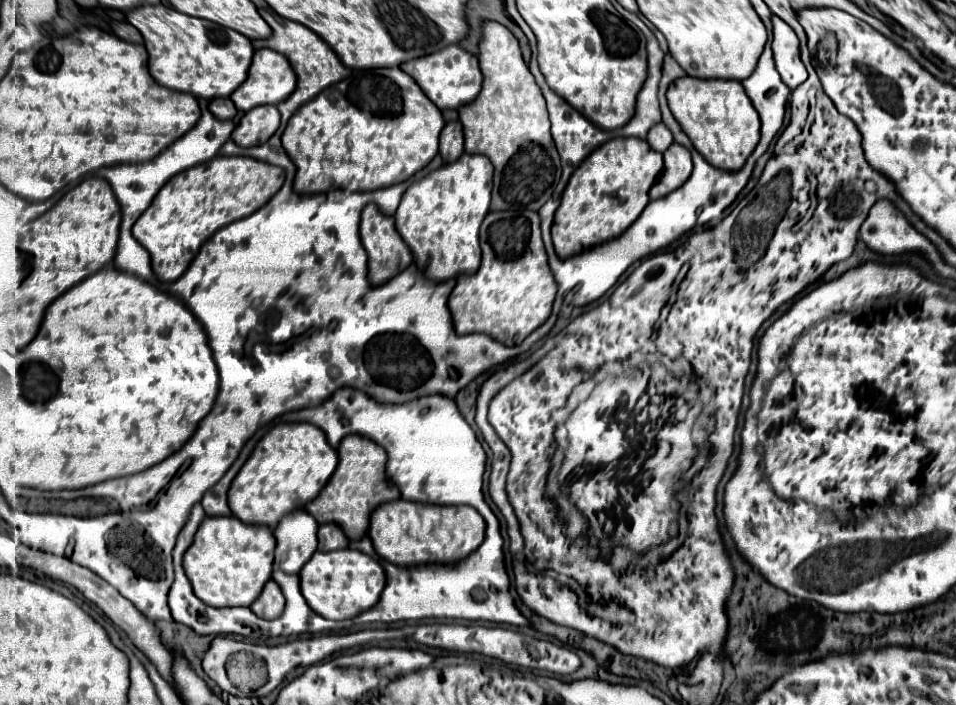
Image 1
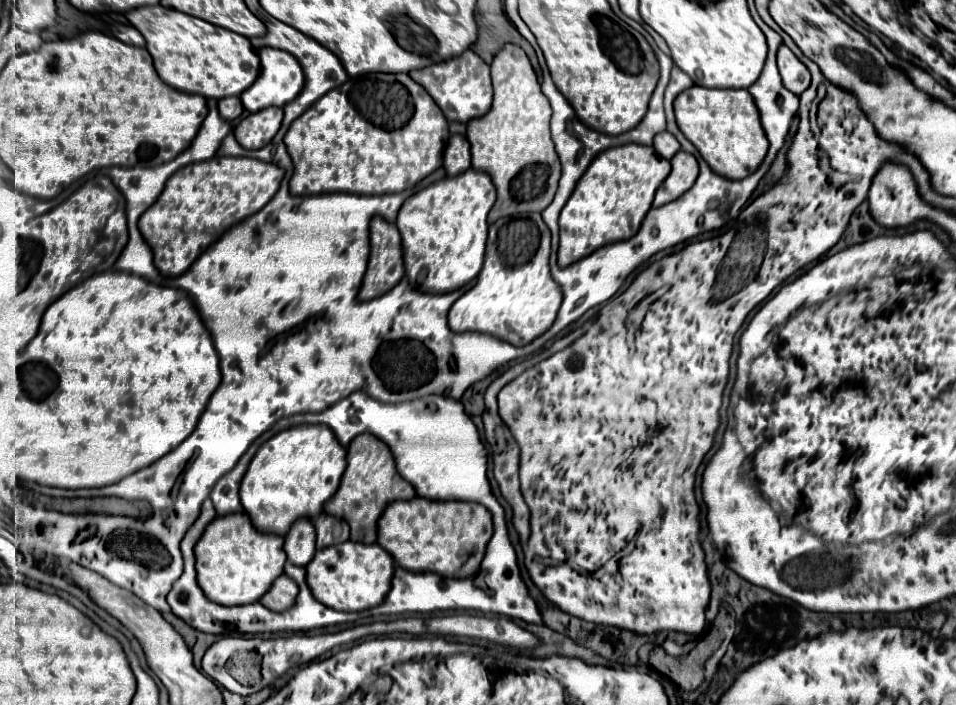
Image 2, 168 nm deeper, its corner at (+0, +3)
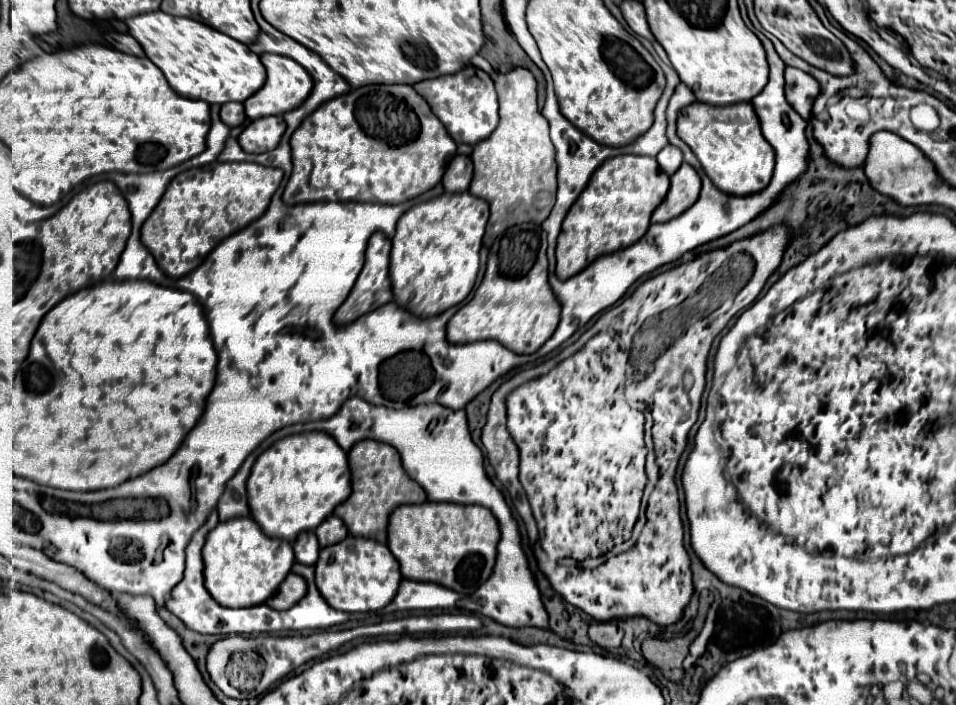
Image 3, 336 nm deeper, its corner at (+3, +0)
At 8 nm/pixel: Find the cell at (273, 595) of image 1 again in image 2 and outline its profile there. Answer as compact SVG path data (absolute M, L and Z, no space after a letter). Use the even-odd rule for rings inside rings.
M281 574L281 576L273 582L273 586L269 588L269 592L267 592L259 602L261 602L265 608L273 610L273 612L285 612L285 610L289 610L289 608L293 606L297 592L299 592L297 584L295 584L291 578L287 578L285 574Z

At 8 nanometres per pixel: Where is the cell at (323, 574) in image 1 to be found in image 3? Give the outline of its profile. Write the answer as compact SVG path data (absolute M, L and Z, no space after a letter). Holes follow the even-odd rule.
M348 535L344 541L324 547L316 563L316 587L338 611L378 611L394 599L400 581L400 565L388 545L368 537Z

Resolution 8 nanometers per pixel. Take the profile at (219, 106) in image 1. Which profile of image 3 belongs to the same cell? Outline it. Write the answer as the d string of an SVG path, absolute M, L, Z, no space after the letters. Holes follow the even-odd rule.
M228 103L228 105L222 105L220 117L222 117L222 121L224 121L226 125L230 125L230 127L242 125L244 119L246 119L244 105L242 105L242 103Z

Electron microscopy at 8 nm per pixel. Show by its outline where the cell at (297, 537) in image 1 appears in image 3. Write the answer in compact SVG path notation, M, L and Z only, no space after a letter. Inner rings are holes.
M314 531L300 533L300 537L294 541L294 553L296 553L296 561L298 563L314 565L318 561L318 553L320 553L320 545L318 545L316 533Z

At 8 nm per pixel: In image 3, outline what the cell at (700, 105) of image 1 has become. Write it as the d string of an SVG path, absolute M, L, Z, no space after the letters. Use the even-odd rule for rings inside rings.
M704 103L690 105L678 117L678 137L692 149L710 181L724 193L758 193L772 179L774 149L762 137L760 123L752 103L726 107L710 107Z

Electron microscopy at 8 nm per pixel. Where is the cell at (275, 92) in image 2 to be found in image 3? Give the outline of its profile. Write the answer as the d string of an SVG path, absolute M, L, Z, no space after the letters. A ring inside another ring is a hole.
M264 53L260 59L262 59L262 65L266 67L268 79L266 79L264 87L252 99L244 101L248 119L260 119L260 117L268 117L268 115L284 115L308 99L314 83L312 83L310 73L304 67L300 67L294 59L288 59L284 55L274 55L274 53Z

